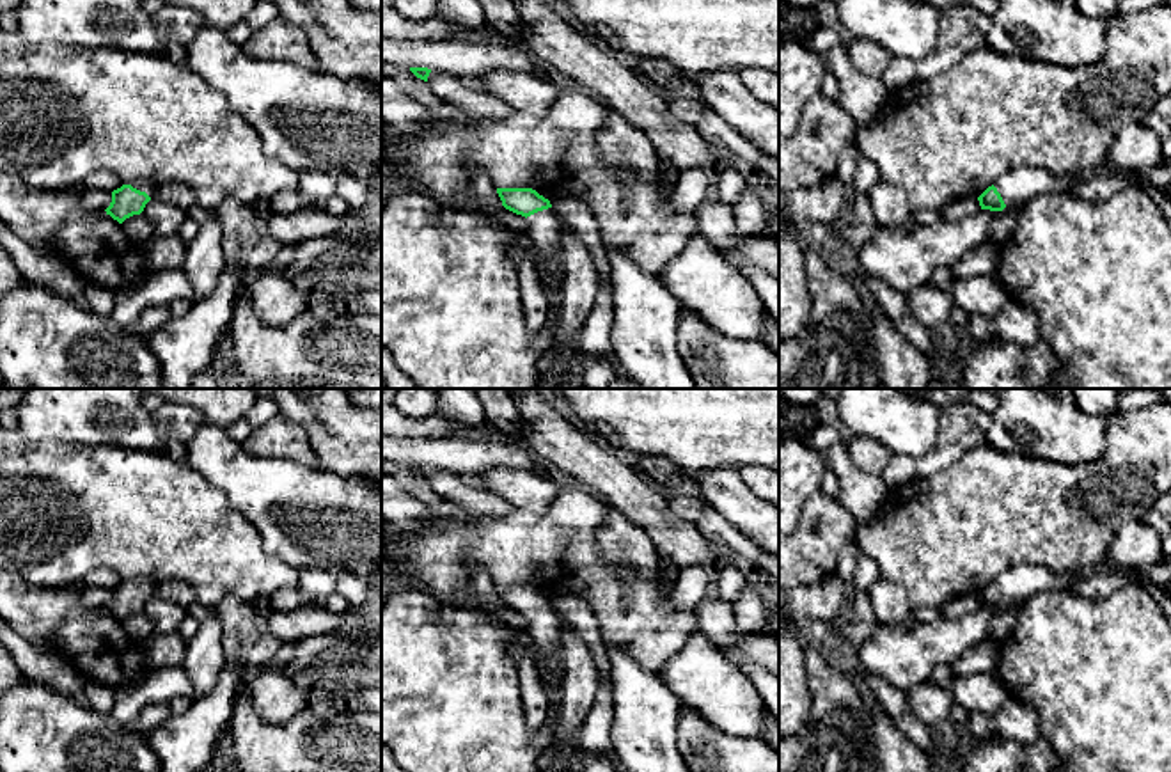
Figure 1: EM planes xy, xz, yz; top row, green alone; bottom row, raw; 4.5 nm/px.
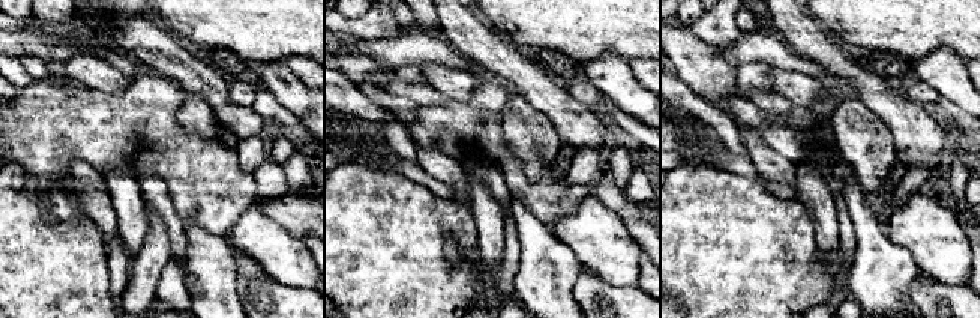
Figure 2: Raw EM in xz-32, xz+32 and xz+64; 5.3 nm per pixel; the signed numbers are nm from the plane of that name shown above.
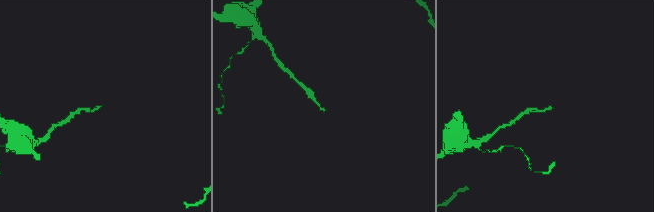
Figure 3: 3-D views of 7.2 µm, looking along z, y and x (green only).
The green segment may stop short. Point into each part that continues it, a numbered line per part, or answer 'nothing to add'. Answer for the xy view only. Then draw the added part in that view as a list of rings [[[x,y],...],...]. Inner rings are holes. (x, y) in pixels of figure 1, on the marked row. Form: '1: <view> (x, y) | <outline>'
1: xy (149, 187) | [[[138,179],[131,183],[133,188],[145,192],[149,197],[156,195],[158,185],[153,179]]]

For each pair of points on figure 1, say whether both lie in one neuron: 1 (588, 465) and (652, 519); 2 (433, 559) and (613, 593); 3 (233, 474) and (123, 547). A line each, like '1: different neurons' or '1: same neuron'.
1: same neuron
2: same neuron
3: different neurons

